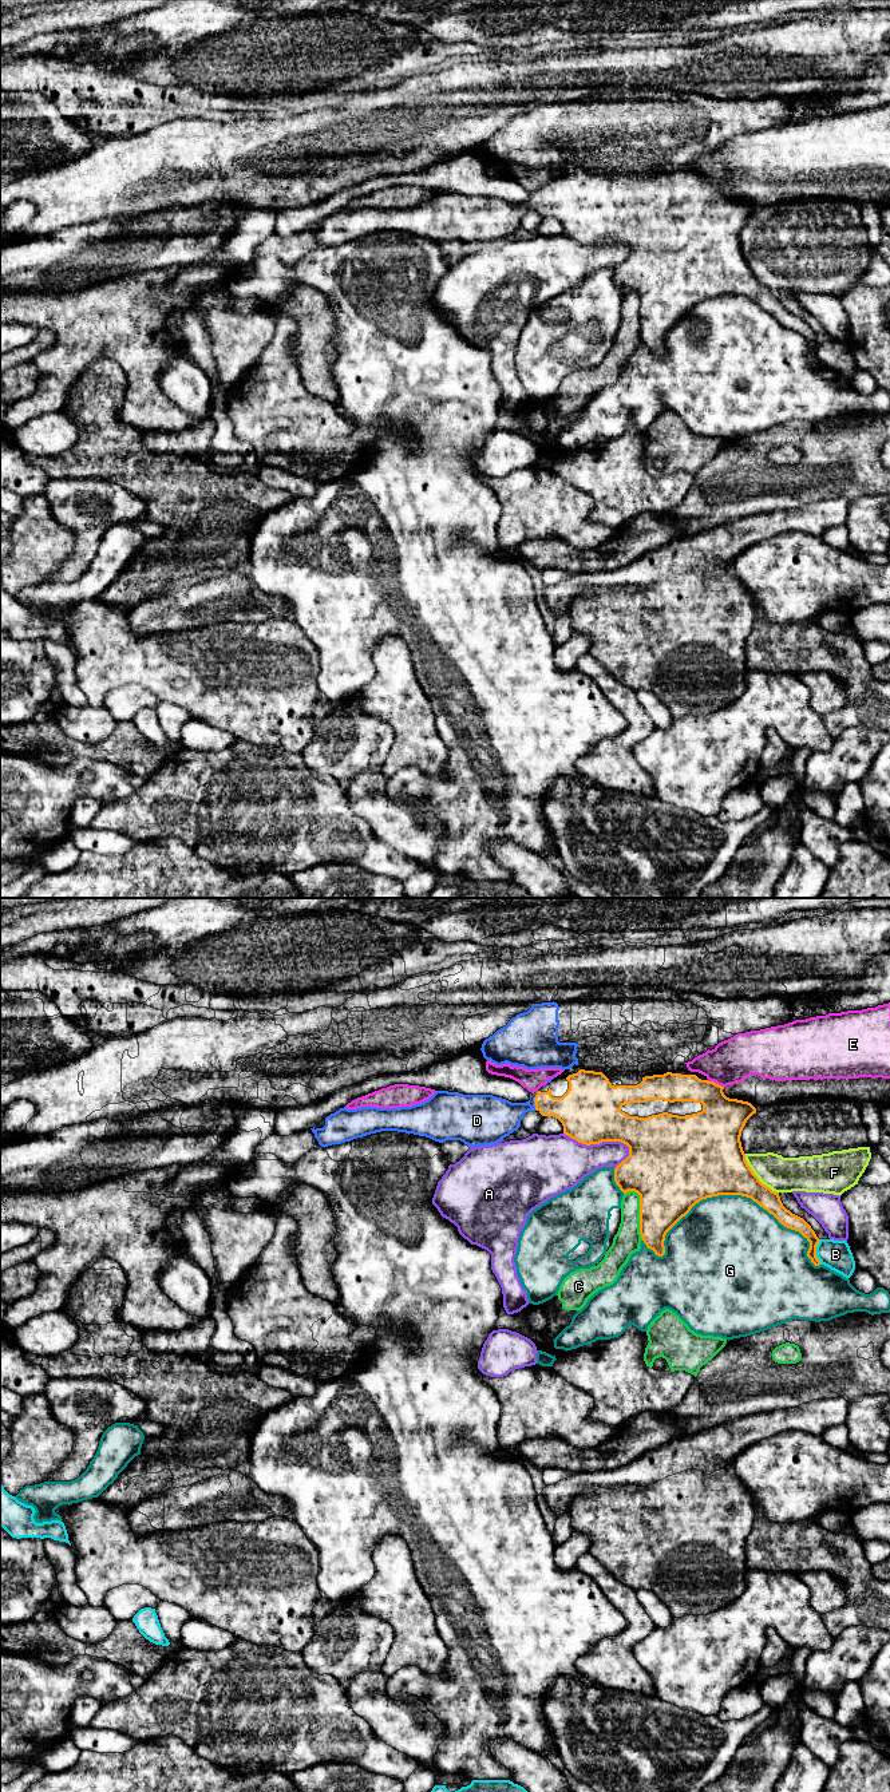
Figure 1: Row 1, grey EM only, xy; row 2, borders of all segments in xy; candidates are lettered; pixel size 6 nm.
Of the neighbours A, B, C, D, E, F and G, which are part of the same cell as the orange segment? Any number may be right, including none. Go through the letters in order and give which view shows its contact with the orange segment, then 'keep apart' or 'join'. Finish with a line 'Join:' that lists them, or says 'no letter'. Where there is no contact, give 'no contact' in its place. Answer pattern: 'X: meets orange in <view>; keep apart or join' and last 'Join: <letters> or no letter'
A: meets orange in xy; keep apart
B: meets orange in xy; keep apart
C: meets orange in xy; keep apart
D: meets orange in xy; join
E: meets orange in xy; keep apart
F: meets orange in xy; keep apart
G: meets orange in xy; keep apart
Join: D

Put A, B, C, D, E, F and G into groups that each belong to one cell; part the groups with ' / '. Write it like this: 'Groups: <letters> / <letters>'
Groups: A / B / C / D / E / F / G

